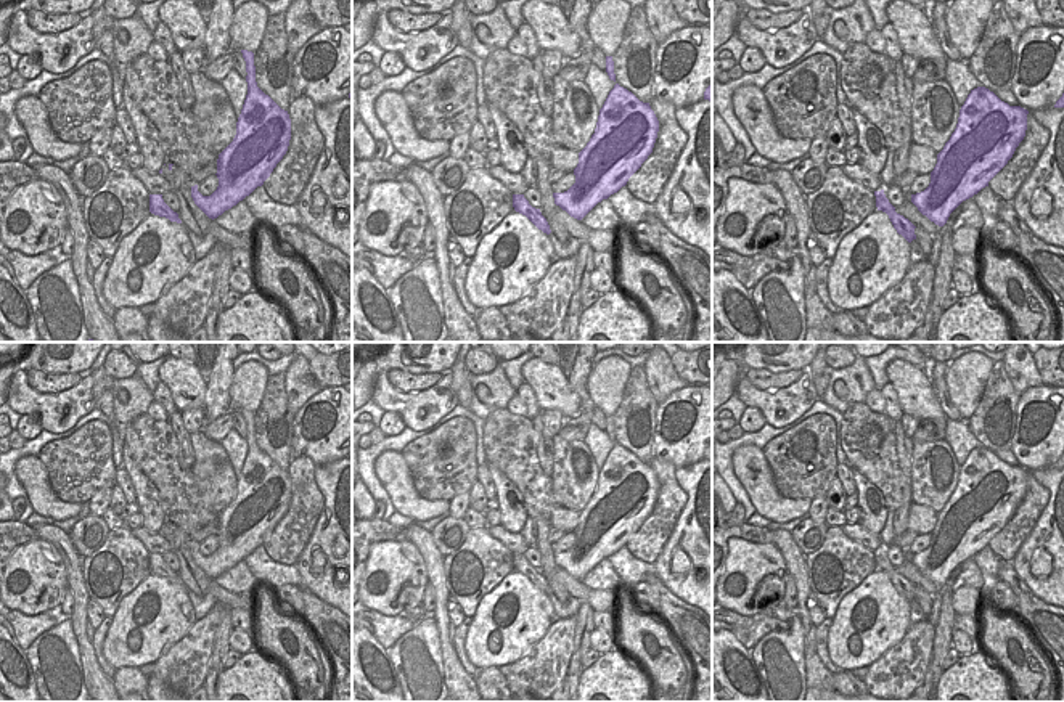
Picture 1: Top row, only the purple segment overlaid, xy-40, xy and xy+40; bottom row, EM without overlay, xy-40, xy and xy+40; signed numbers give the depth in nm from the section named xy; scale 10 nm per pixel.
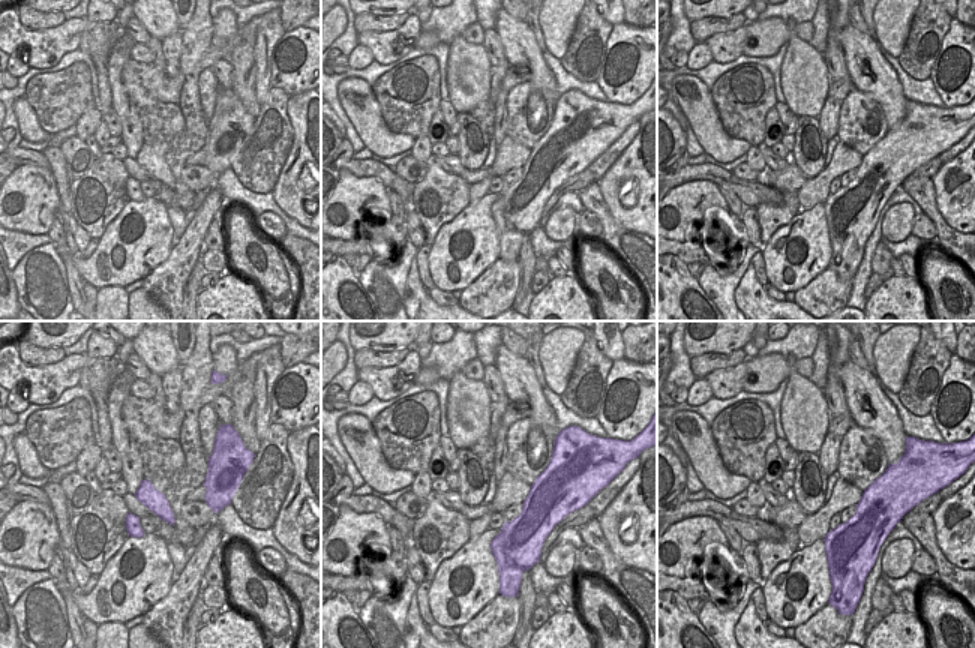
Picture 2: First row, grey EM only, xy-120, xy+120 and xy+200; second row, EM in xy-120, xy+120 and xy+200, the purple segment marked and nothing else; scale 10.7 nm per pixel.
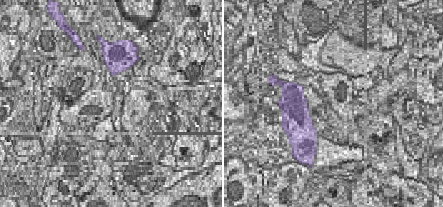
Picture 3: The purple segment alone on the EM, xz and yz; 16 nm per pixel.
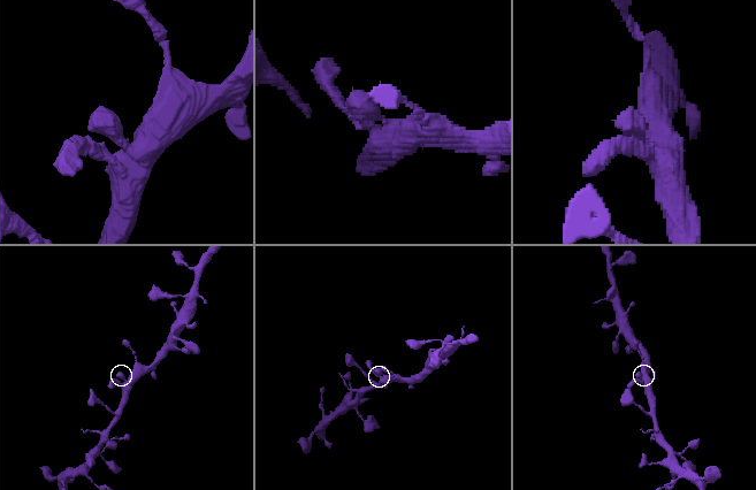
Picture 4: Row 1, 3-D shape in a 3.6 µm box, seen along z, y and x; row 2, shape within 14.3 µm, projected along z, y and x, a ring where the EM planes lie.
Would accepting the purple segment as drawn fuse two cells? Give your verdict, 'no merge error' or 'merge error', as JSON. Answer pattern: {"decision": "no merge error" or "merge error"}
{"decision": "no merge error"}

